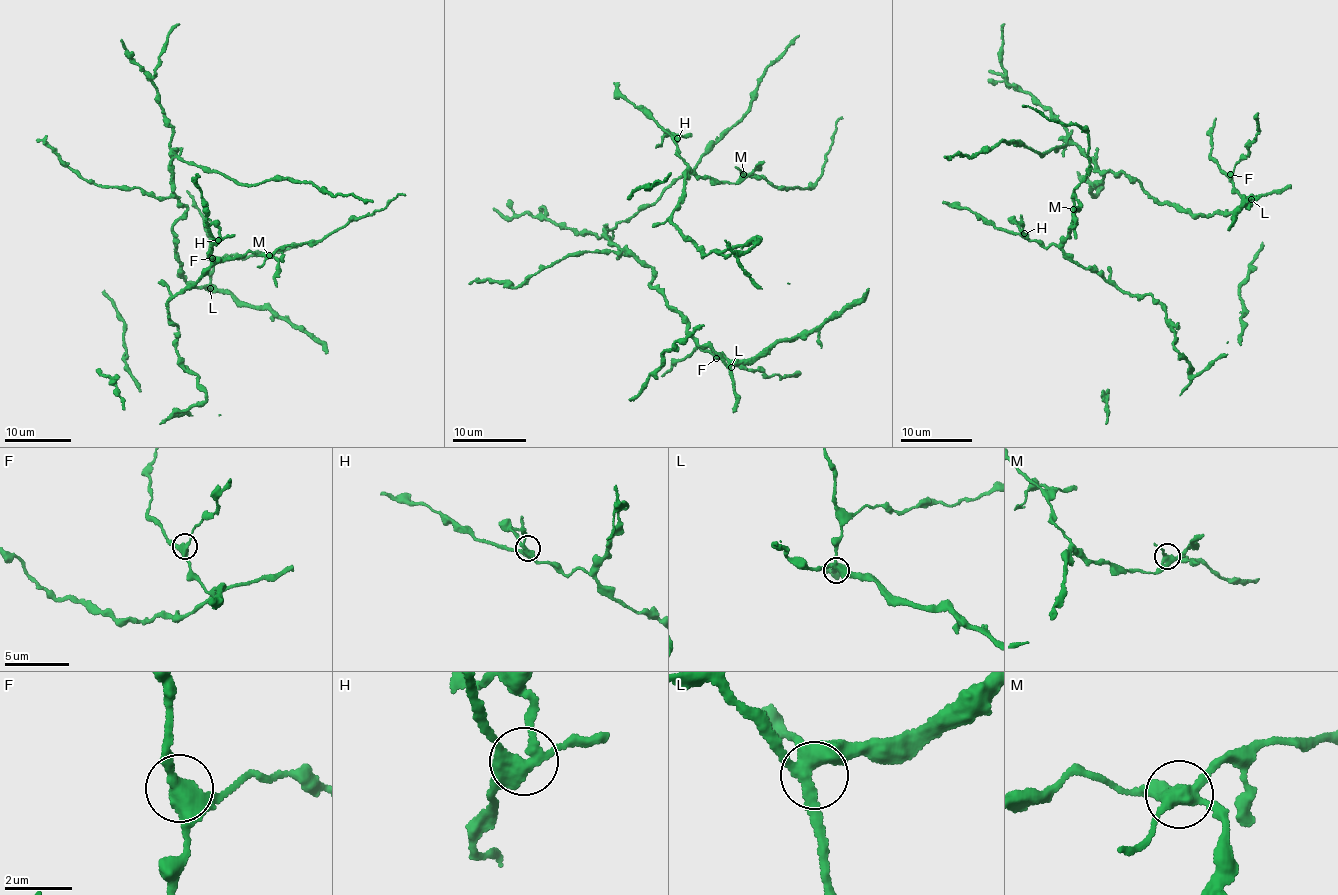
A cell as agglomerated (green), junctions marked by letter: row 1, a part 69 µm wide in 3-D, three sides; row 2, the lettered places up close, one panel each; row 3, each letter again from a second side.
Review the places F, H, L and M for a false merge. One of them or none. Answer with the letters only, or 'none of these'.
M

